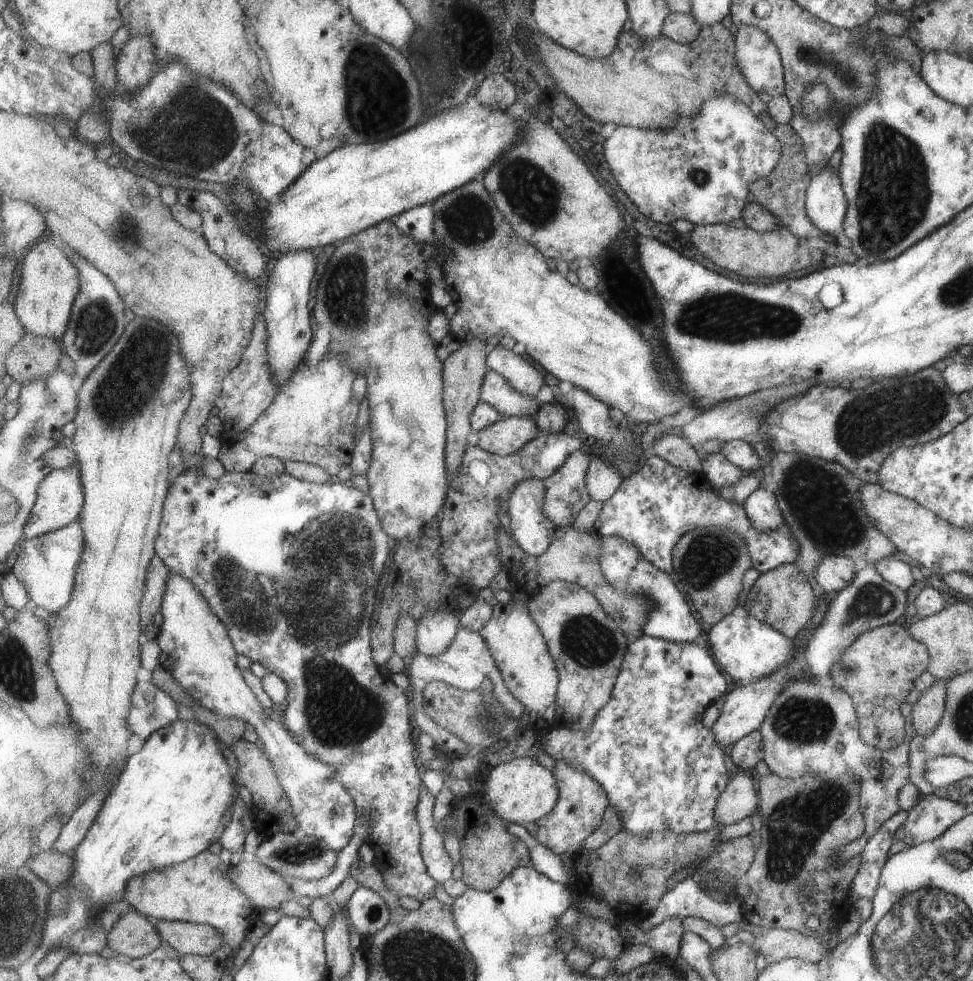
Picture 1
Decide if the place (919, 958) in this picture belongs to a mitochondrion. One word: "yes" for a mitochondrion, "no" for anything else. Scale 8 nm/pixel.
yes

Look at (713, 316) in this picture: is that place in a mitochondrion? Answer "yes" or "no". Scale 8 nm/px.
yes

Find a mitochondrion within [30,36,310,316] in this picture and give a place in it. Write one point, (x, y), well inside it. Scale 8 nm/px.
(210, 132)

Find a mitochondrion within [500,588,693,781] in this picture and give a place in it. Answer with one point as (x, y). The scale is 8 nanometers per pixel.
(585, 640)

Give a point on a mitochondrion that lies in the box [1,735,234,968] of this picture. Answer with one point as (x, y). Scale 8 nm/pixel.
(64, 902)

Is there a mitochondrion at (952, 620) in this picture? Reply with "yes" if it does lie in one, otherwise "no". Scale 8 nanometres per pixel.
no

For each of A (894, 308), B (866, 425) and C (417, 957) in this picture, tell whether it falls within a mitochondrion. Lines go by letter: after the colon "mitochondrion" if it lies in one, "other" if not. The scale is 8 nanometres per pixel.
A: other
B: mitochondrion
C: mitochondrion

